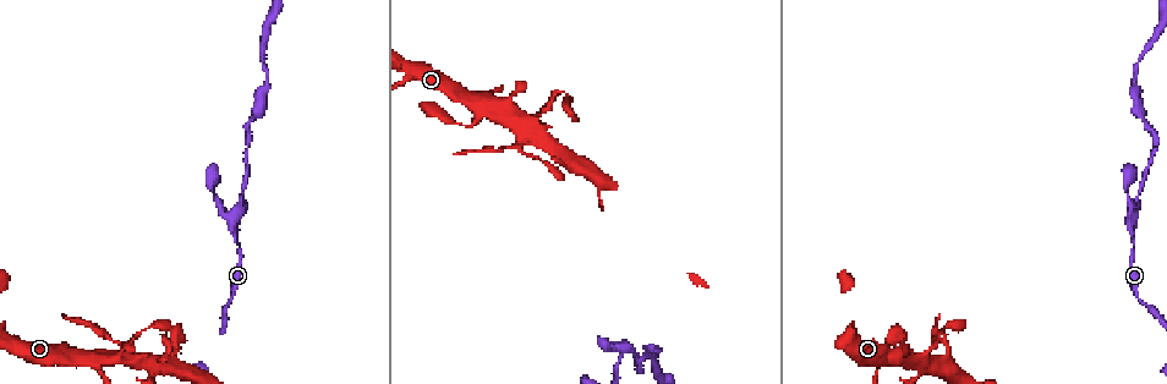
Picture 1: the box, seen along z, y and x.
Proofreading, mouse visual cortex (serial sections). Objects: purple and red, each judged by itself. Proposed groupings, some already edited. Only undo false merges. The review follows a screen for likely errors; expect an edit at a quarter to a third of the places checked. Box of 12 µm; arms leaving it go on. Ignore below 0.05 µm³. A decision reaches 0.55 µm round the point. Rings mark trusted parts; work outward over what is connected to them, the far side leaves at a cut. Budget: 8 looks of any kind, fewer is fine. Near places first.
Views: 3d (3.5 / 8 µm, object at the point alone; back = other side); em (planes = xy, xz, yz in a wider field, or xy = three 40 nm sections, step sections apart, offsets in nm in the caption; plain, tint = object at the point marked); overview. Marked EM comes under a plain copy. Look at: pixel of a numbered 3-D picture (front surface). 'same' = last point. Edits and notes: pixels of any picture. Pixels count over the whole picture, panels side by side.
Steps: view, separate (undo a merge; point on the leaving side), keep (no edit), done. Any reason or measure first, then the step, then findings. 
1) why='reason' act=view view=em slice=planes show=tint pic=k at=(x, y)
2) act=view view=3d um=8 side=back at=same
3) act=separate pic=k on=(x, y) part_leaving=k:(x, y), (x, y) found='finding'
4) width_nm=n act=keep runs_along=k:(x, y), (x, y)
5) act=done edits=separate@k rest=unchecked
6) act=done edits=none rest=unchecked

why='side arm on a straight run' act=view view=3d um=3.5 pic=1 at=(622, 346)

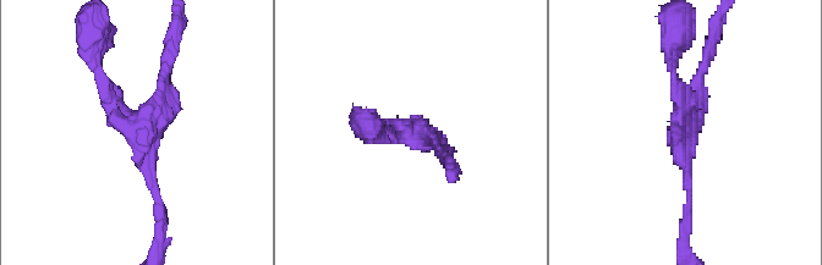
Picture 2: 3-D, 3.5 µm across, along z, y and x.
act=view view=em slice=xy step=5 show=tint pic=2 at=(677, 135)

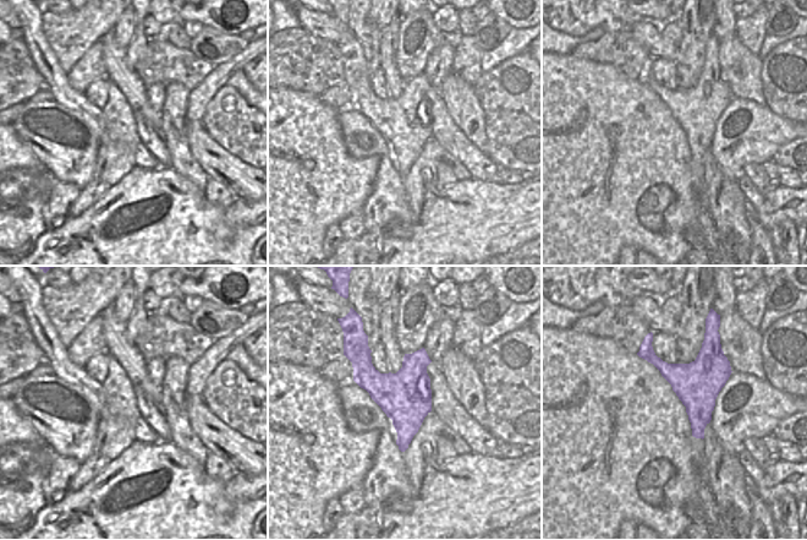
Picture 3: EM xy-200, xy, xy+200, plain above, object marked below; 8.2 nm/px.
act=view view=em slice=xy step=3 show=tint at=same

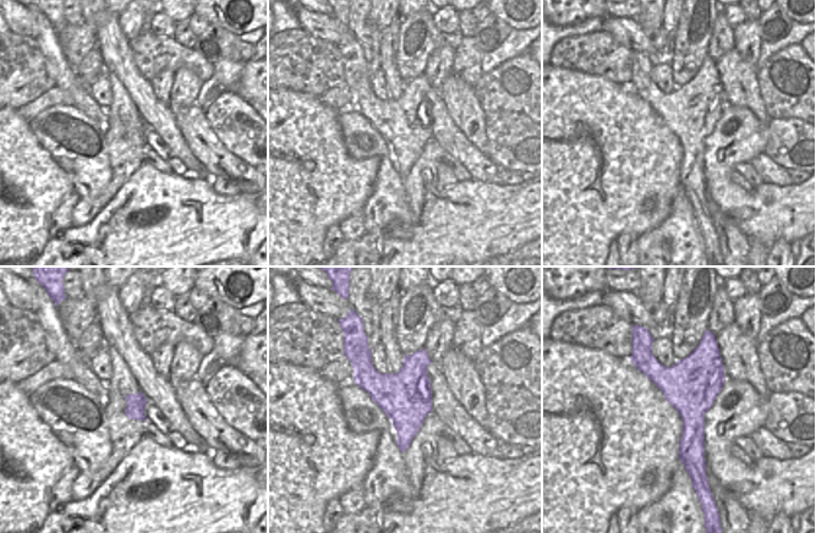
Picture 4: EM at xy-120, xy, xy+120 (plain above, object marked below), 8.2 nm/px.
act=keep runs_along=2:(688, 211), (678, 136), (703, 65) found='all the same cell'

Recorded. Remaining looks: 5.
why='four arms meet' act=view view=3d um=3.5 pic=1 at=(81, 356)

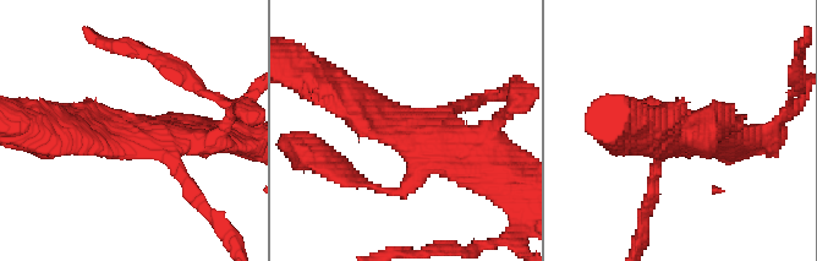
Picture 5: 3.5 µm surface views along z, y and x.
act=view view=em slice=planes show=tint pic=5 at=(136, 132)

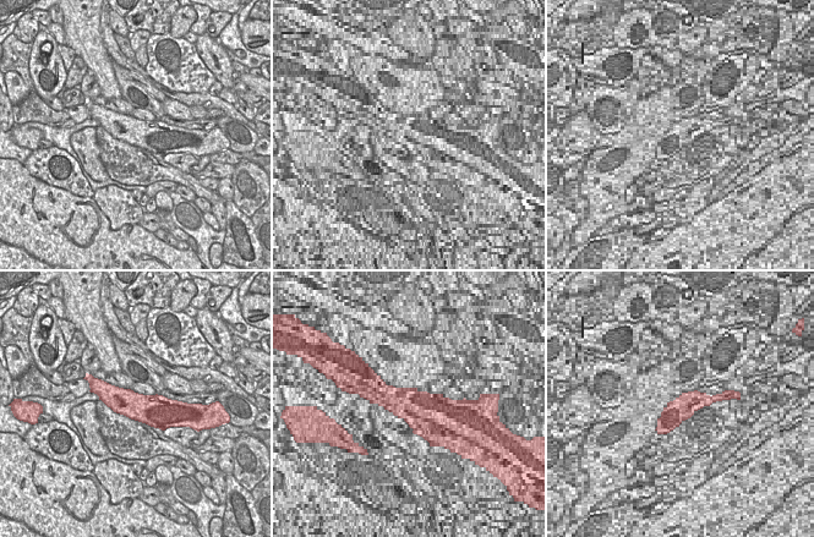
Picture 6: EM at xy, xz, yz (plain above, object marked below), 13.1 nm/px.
arm_widths_nm=150,200,350,400 act=keep runs_along=5:(336, 94), (483, 159) found='one cell here'

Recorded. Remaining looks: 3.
why='thin neck' act=view view=3d um=3.5 pic=1 at=(931, 343)

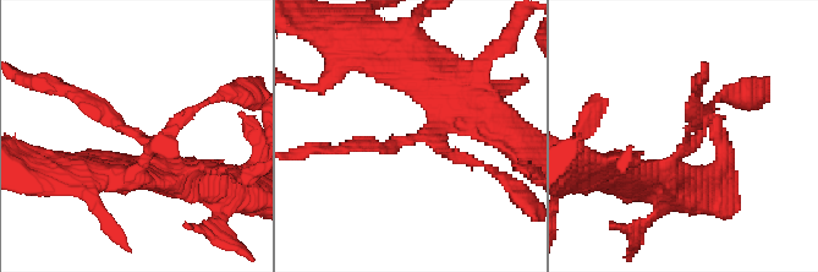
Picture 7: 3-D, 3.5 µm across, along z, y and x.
act=view view=em slice=xy step=1 show=tint pic=7 at=(138, 141)

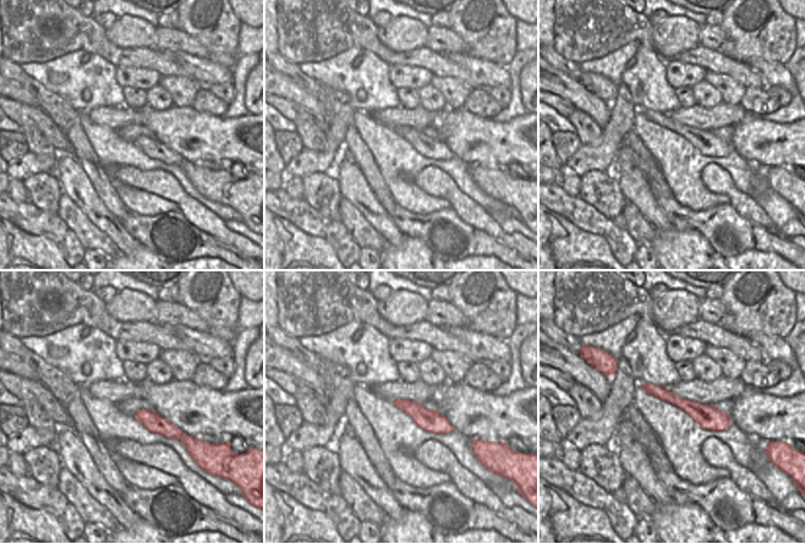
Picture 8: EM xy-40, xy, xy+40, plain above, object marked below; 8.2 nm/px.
act=separate pic=7 on=(109, 113) part_leaving=7:(143, 140), (64, 87), (42, 87) found='a second cell is stuck on'

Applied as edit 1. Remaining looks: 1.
act=done edits=separate@7 rest=unchecked

